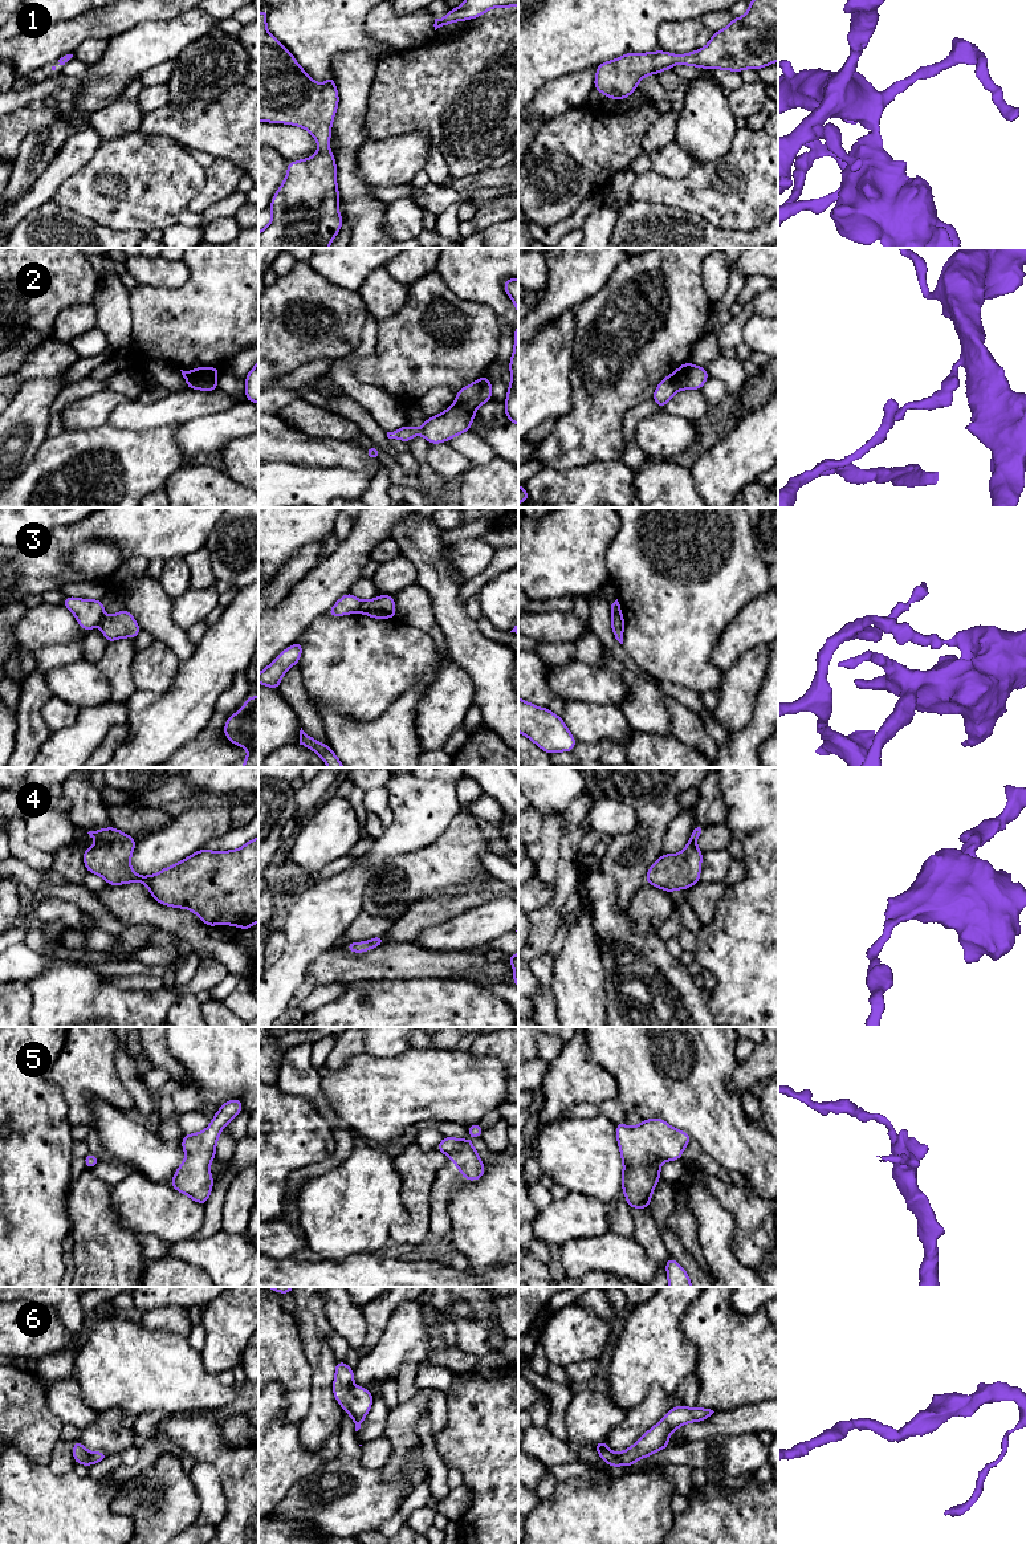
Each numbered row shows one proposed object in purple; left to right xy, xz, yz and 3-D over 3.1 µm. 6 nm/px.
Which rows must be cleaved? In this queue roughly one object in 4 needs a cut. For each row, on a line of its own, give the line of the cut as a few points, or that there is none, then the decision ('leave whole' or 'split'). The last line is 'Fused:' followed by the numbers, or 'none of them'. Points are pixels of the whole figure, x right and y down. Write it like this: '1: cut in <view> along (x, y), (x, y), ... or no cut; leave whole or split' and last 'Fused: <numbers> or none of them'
1: no cut; leave whole
2: cut in xz along (455, 402), (473, 412); split
3: cut in xz along (362, 601), (358, 611); split
4: no cut; leave whole
5: no cut; leave whole
6: no cut; leave whole
Fused: 2, 3

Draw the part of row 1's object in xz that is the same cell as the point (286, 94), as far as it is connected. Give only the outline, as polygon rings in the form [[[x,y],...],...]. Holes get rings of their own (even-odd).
[[[262,8],[258,13],[258,121],[288,123],[306,129],[317,140],[318,151],[309,159],[288,162],[288,174],[270,201],[272,221],[258,232],[258,248],[329,248],[343,224],[338,213],[339,192],[337,187],[337,164],[327,147],[331,137],[331,123],[337,113],[339,95],[334,76],[321,85],[298,65],[293,54],[266,29],[266,15]]]

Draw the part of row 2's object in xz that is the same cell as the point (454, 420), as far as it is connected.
[[[455,403],[443,414],[428,417],[420,428],[403,425],[396,431],[387,432],[387,437],[408,443],[416,435],[423,435],[429,444],[445,443],[459,433],[469,432],[473,420],[475,412]]]

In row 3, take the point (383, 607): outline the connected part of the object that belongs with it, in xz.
[[[379,595],[371,600],[362,600],[359,612],[374,619],[396,618],[395,599],[392,595]]]

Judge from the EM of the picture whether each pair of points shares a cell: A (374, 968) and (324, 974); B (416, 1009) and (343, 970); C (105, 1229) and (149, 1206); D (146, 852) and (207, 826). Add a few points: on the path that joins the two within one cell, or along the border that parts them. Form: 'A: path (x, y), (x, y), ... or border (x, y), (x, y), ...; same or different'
A: path (362, 968), (336, 968); same
B: border (394, 980), (357, 980), (349, 984); different
C: border (110, 1192), (117, 1221), (137, 1235); different
D: path (161, 850), (192, 830); same

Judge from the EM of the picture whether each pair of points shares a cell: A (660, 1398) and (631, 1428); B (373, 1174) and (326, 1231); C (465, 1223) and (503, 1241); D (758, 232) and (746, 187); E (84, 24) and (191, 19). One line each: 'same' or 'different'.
A: same
B: same
C: same
D: different
E: different

